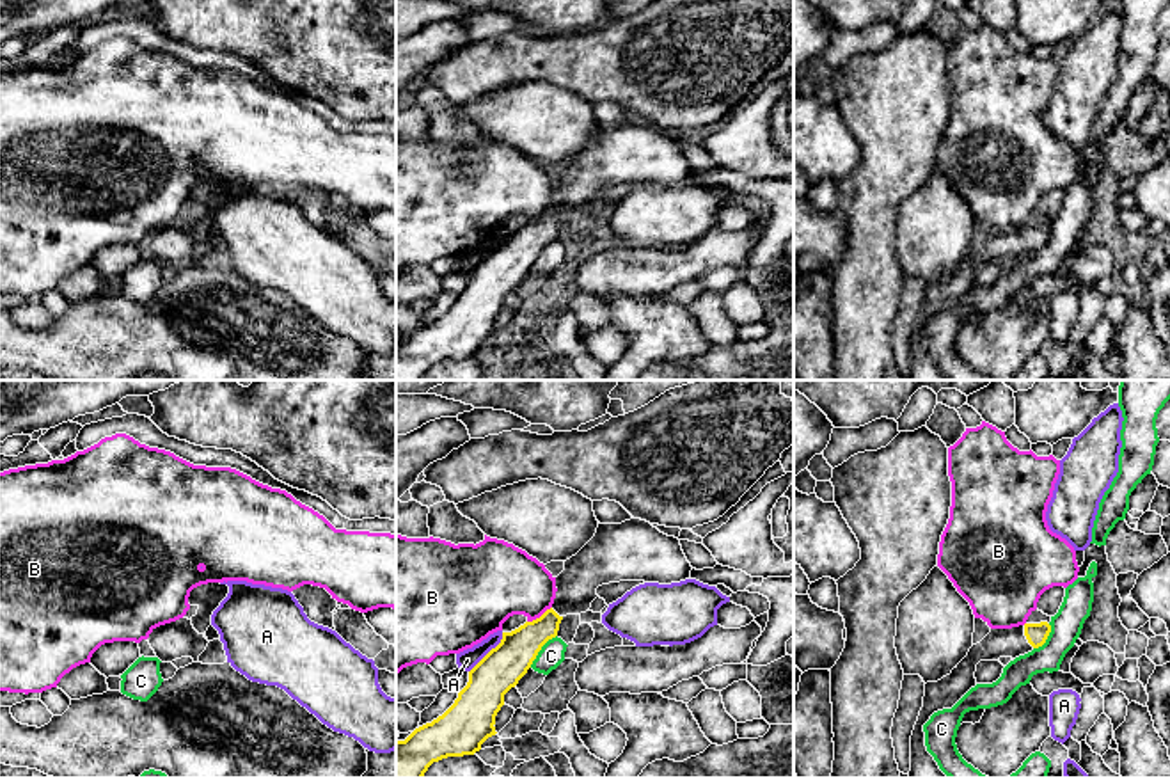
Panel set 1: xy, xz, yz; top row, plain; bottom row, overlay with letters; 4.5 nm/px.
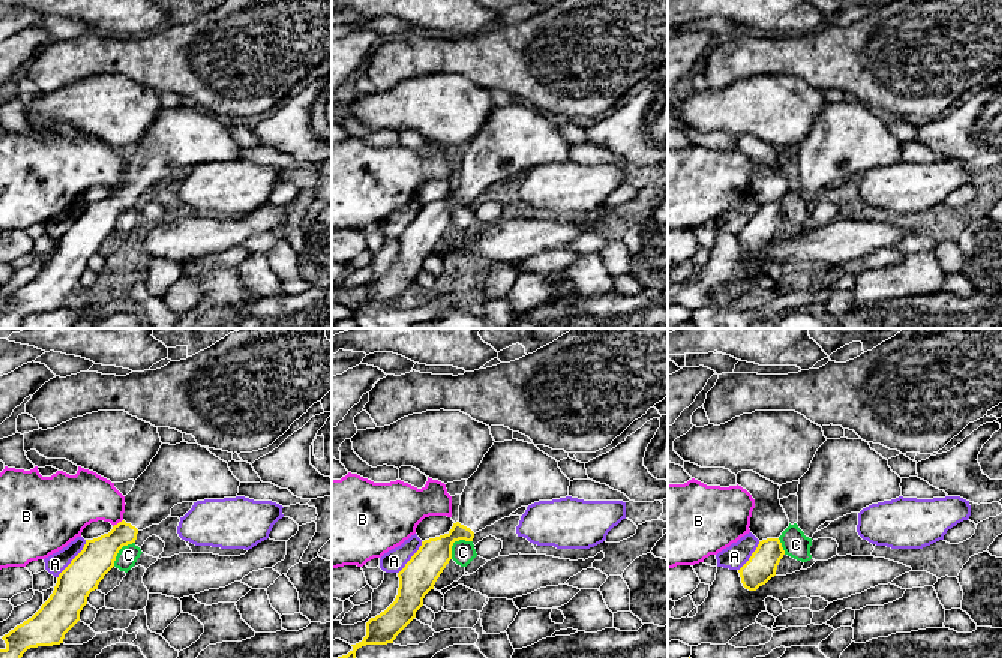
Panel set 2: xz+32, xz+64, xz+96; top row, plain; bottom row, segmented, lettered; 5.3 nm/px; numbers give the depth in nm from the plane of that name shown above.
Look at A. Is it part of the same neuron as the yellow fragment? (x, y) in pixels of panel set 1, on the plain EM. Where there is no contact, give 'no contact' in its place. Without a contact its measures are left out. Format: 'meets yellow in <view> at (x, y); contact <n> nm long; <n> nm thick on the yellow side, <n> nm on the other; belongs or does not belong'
meets yellow in xz at (489, 254); contact 240 nm long; 190 nm thick on the yellow side, 90 nm on the other; does not belong

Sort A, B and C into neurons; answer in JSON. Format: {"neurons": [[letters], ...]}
{"neurons": [["A"], ["B"], ["C"]]}

